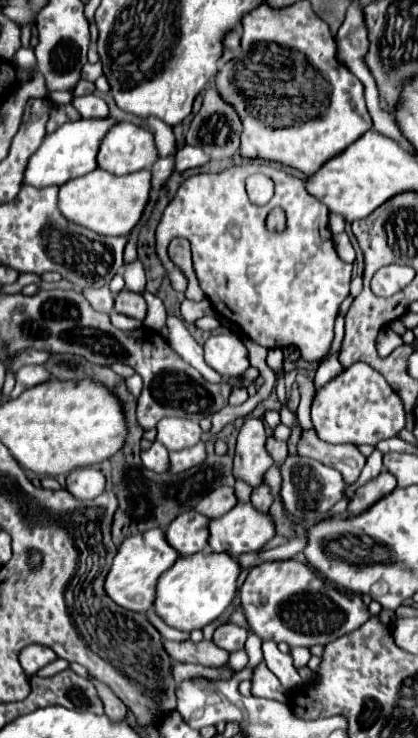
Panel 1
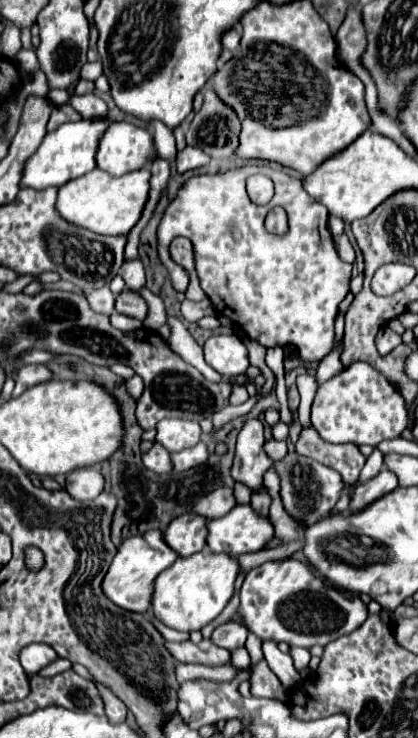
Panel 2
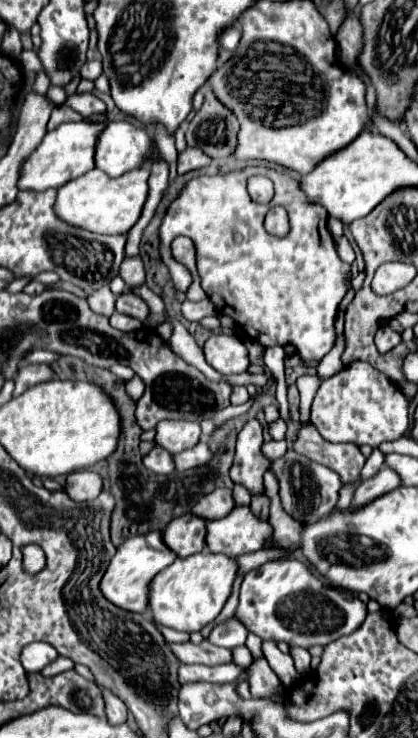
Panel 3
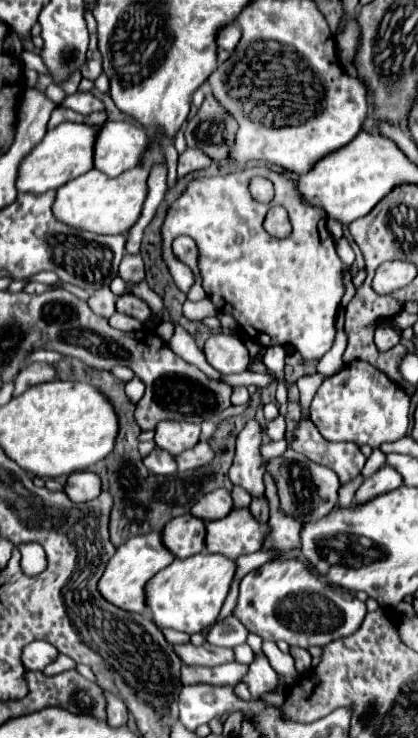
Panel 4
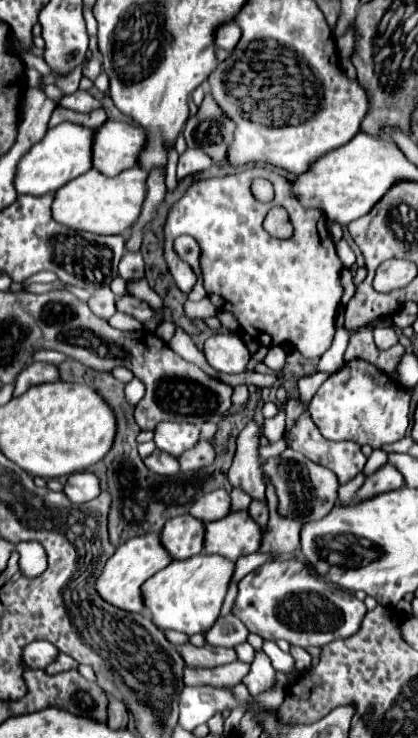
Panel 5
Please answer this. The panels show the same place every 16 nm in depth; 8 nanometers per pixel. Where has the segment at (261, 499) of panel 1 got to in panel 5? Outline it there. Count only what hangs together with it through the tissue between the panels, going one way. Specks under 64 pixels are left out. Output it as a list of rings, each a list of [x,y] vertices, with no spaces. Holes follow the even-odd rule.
[[[252,500],[248,512],[252,514],[252,518],[258,524],[266,524],[268,522],[268,504],[266,504],[266,500]]]

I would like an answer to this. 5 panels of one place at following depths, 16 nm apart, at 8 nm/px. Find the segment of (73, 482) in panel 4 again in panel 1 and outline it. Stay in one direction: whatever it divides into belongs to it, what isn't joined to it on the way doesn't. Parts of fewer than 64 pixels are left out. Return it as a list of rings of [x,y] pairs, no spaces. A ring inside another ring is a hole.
[[[78,468],[66,478],[68,492],[78,500],[94,500],[106,488],[106,478],[96,468]]]

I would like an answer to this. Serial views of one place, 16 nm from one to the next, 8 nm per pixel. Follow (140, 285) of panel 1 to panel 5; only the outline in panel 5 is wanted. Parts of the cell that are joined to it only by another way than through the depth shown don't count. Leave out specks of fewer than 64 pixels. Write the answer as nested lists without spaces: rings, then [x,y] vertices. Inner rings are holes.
[[[140,252],[138,254],[126,254],[118,265],[118,272],[126,282],[144,278],[144,260],[142,260]]]

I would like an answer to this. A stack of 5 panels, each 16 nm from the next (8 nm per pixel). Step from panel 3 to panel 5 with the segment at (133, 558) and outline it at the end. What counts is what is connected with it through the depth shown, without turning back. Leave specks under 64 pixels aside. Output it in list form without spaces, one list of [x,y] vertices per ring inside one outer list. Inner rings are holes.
[[[144,534],[136,536],[124,544],[120,544],[114,552],[114,556],[104,566],[104,572],[100,580],[96,582],[96,590],[100,590],[100,596],[108,600],[112,606],[126,610],[126,612],[144,612],[144,598],[142,598],[142,584],[154,576],[158,570],[166,568],[174,558],[166,552],[166,548],[160,542],[160,534]]]

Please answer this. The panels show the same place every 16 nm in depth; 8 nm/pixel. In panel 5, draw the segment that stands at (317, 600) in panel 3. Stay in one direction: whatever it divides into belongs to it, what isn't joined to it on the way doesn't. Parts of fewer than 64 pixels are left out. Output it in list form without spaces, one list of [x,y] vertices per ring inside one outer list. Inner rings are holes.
[[[274,558],[240,580],[232,614],[264,640],[286,640],[290,646],[308,648],[356,634],[366,614],[366,606],[352,592],[332,586],[324,578],[312,574],[304,562],[296,558]]]

